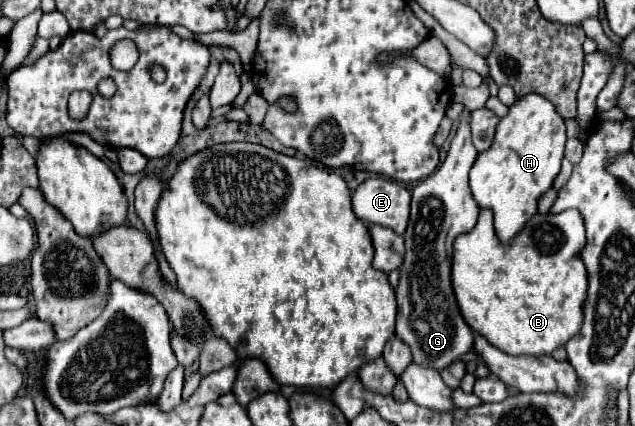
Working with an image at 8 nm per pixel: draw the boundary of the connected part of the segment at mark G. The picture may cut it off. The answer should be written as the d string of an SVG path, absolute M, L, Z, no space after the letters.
M469 114L459 118L457 134L451 140L445 162L413 188L411 218L405 230L405 262L401 266L397 294L397 336L411 348L413 362L443 370L461 354L473 348L473 330L461 318L451 288L451 250L459 234L467 234L477 224L479 208L471 198L469 170L477 158L471 142Z

